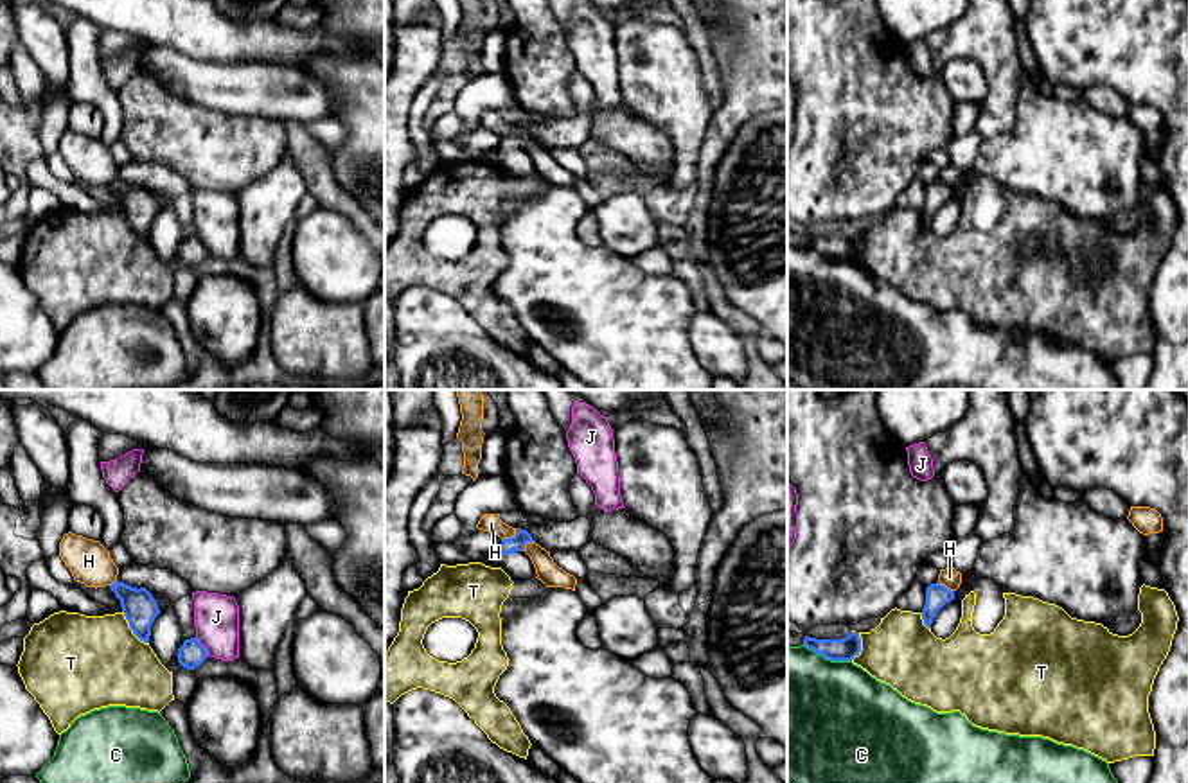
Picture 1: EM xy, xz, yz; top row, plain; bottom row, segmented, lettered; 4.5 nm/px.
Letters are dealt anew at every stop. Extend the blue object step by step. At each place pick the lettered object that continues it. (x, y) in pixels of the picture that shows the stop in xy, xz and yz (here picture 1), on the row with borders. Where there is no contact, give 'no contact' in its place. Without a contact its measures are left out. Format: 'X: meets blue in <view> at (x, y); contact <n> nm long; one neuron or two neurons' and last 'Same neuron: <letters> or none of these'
C: meets blue in yz at (827, 658); contact 240 nm long; two neurons
H: meets blue in xz at (511, 537); contact 90 nm long; two neurons
J: meets blue in xy at (202, 645); contact 110 nm long; two neurons
T: meets blue in xy at (130, 627); contact 190 nm long; two neurons
Same neuron: none of these

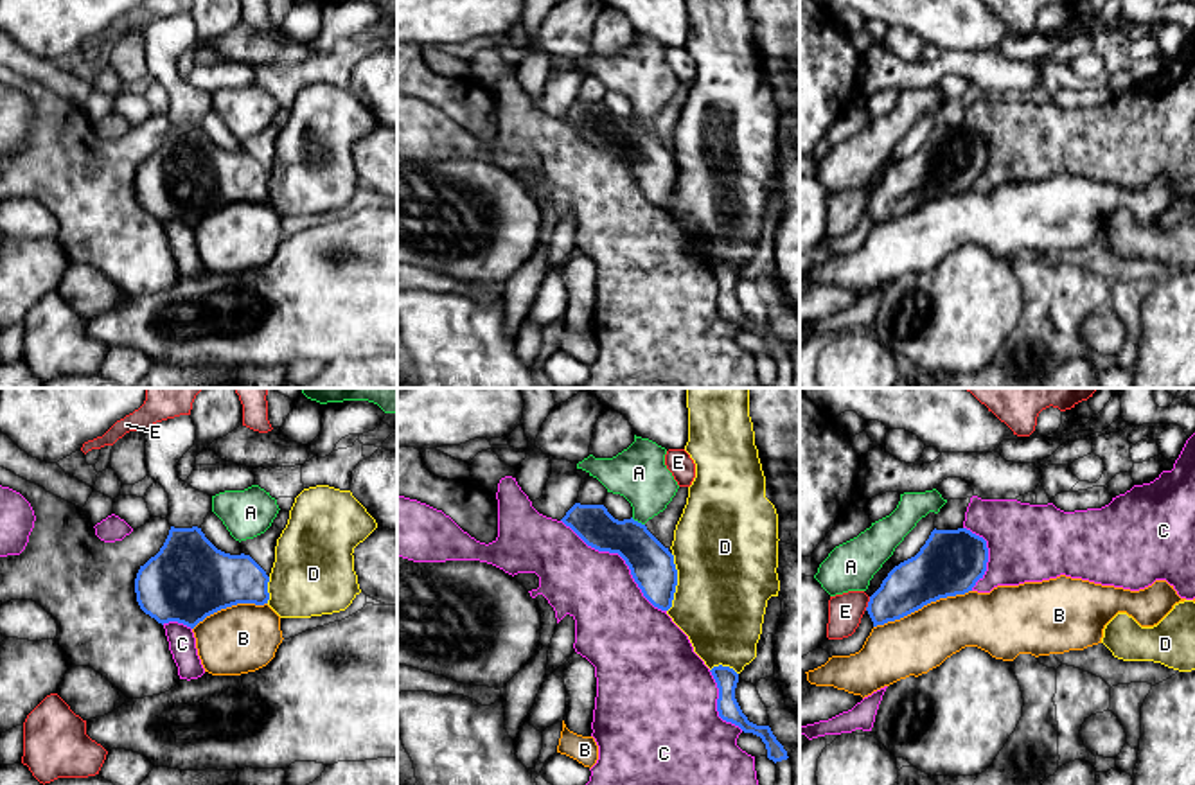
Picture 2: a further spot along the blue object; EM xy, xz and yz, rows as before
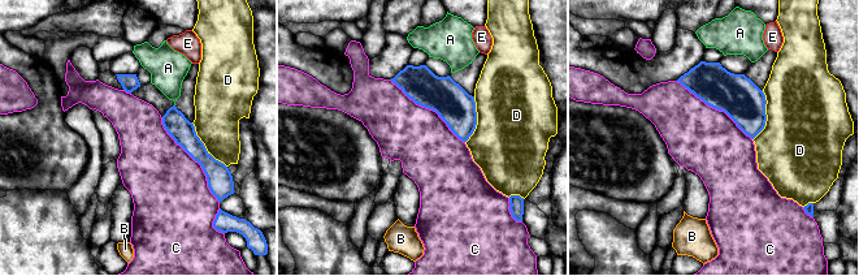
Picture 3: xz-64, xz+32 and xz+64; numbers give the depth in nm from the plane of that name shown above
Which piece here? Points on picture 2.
A: meets blue in xz at (637, 521); contact 70 nm long; two neurons
B: meets blue in yz at (922, 606); contact 480 nm long; one neuron
C: meets blue in xz at (620, 555); contact 650 nm long; two neurons
D: meets blue in xz at (676, 582); contact 260 nm long; two neurons
E: meets blue in yz at (868, 604); contact 70 nm long; two neurons
Same neuron: B

